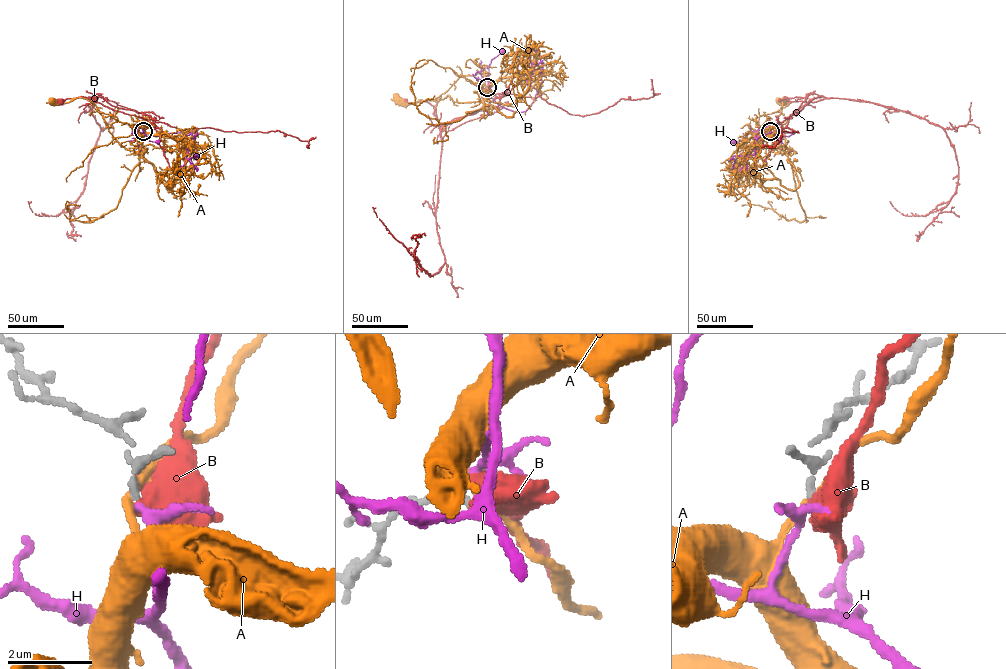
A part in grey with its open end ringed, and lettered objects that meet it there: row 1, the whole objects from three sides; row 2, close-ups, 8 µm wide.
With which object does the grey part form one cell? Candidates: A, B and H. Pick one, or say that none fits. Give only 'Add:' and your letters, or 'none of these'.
Add: H

